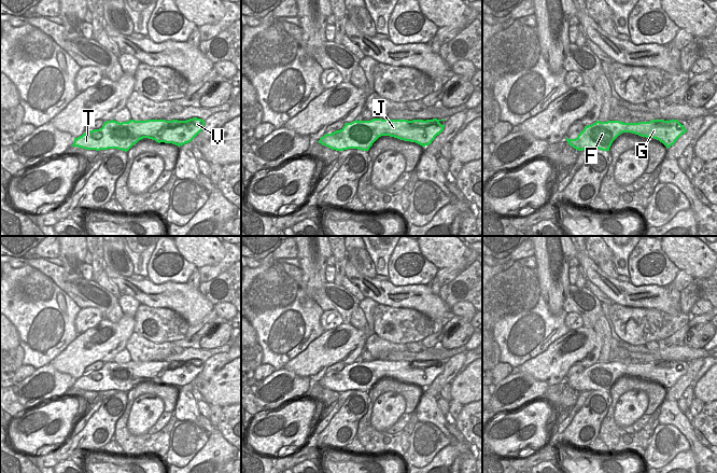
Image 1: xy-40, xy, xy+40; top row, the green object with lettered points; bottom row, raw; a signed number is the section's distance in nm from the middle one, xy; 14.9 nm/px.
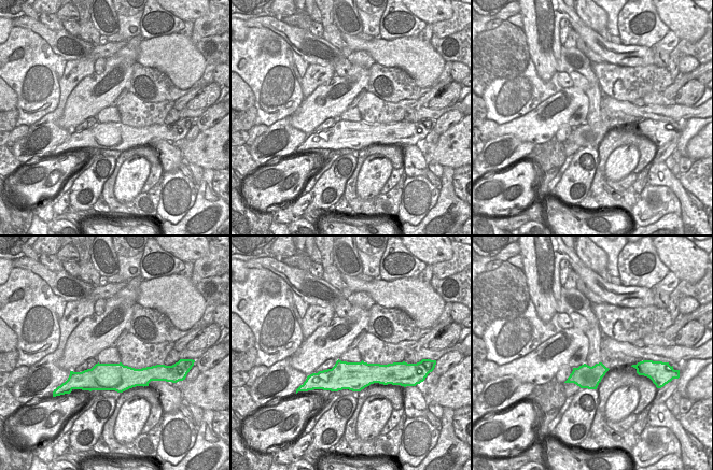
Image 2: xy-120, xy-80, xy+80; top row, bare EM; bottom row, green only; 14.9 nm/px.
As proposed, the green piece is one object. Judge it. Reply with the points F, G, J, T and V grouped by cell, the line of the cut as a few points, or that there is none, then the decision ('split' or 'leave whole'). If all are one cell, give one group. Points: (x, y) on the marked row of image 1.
F G J T V; no cut; leave whole

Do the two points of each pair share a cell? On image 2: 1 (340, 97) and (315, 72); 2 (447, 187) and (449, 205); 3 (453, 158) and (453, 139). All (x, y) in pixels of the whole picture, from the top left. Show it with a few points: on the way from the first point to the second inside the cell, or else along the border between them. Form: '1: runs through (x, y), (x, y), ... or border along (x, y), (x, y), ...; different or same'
1: border along (334, 74), (305, 97); different
2: runs through (447, 191), (448, 201); same
3: runs through (453, 154), (453, 143); same

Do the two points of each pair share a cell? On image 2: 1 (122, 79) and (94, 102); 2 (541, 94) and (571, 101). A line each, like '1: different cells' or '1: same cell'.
1: same cell
2: different cells

